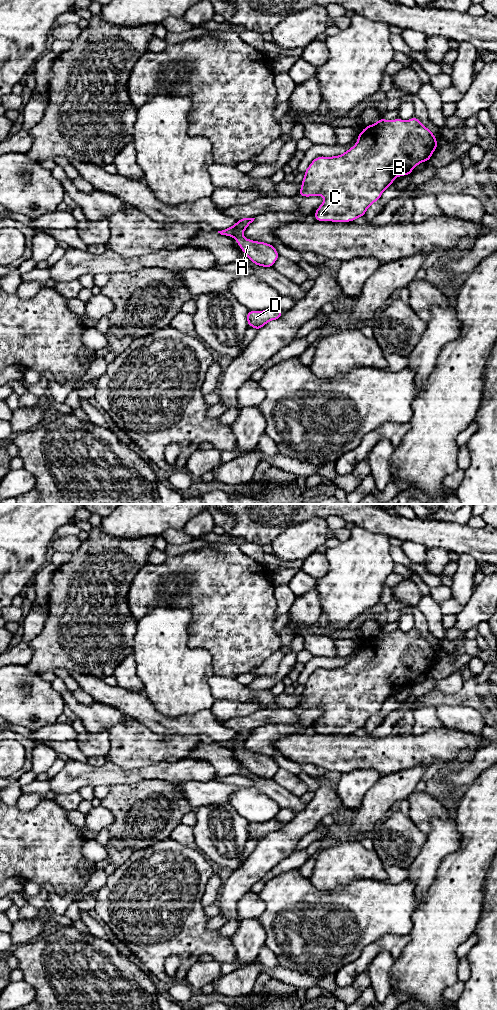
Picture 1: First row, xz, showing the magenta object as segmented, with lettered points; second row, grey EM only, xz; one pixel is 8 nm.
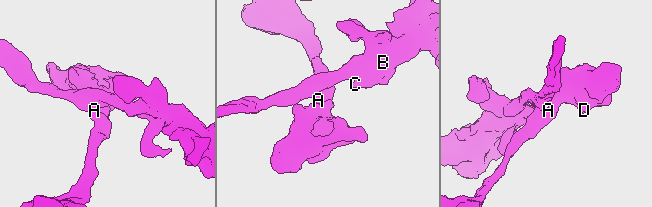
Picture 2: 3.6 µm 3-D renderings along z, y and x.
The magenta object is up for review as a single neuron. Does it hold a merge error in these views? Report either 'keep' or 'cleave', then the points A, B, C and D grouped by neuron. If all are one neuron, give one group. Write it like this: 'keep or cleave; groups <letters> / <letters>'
cleave; groups A D / B C

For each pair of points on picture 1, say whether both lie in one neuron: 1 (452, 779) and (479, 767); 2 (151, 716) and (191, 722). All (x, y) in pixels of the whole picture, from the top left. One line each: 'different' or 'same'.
1: same
2: same

